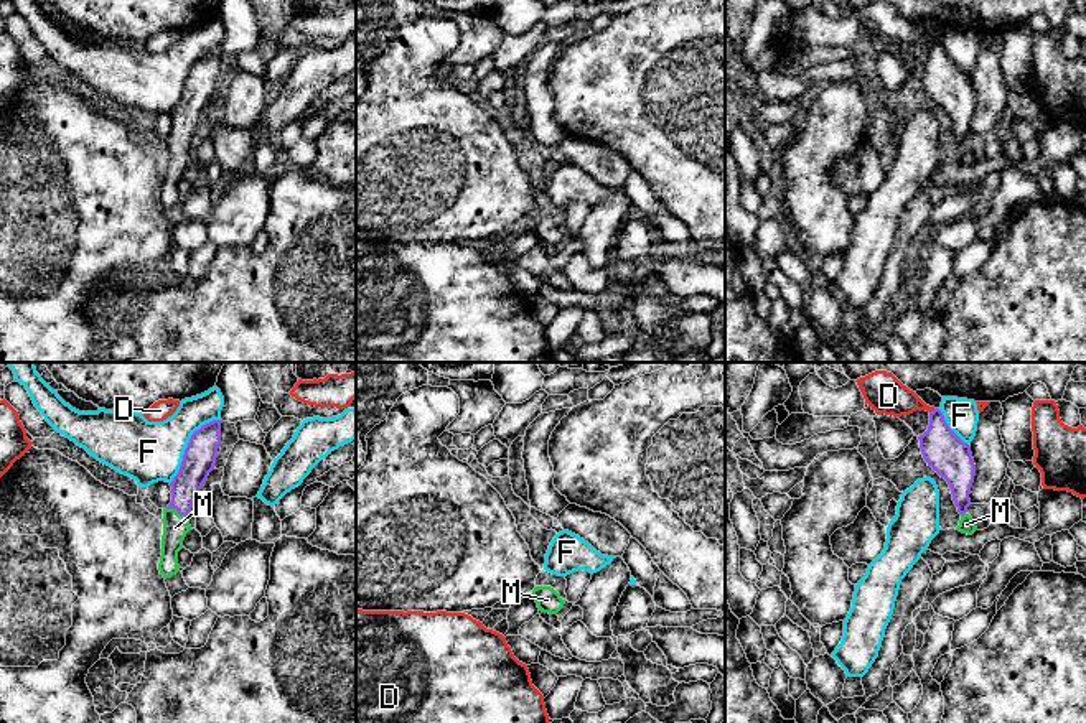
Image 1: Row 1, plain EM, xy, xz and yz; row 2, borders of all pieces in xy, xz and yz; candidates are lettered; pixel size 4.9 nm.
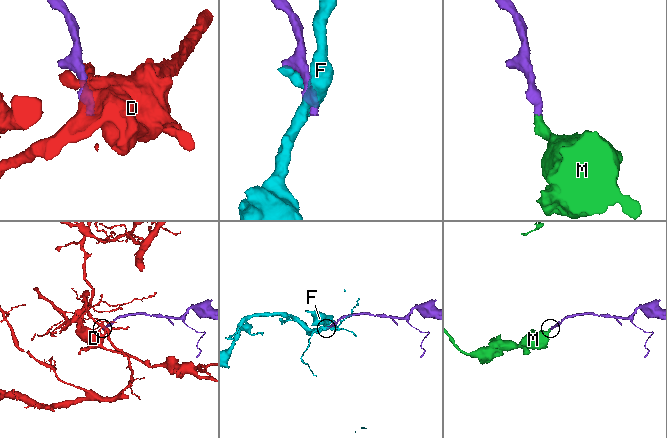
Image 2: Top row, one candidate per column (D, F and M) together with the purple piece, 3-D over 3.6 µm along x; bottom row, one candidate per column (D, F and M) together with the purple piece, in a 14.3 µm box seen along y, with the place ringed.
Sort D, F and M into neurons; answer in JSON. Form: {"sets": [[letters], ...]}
{"sets": [["D"], ["F"], ["M"]]}

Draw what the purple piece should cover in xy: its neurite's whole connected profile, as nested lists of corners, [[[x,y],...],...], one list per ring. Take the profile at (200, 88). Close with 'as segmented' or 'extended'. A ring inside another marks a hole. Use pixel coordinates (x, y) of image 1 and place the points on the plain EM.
[[[213,51],[191,66],[180,102],[170,114],[171,133],[163,140],[161,188],[158,194],[165,211],[180,203],[178,183],[183,180],[186,165],[193,161],[190,156],[193,133],[214,100],[221,76],[221,54],[222,51]]] | extended

